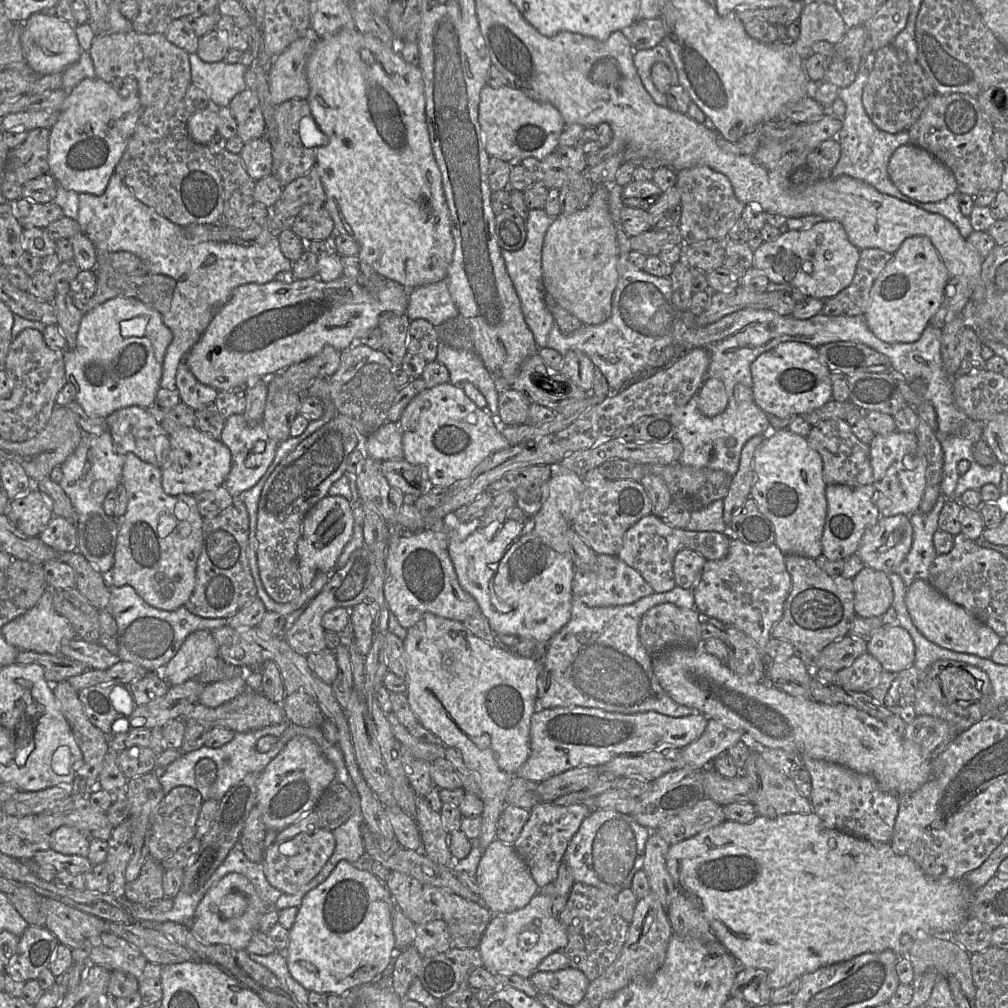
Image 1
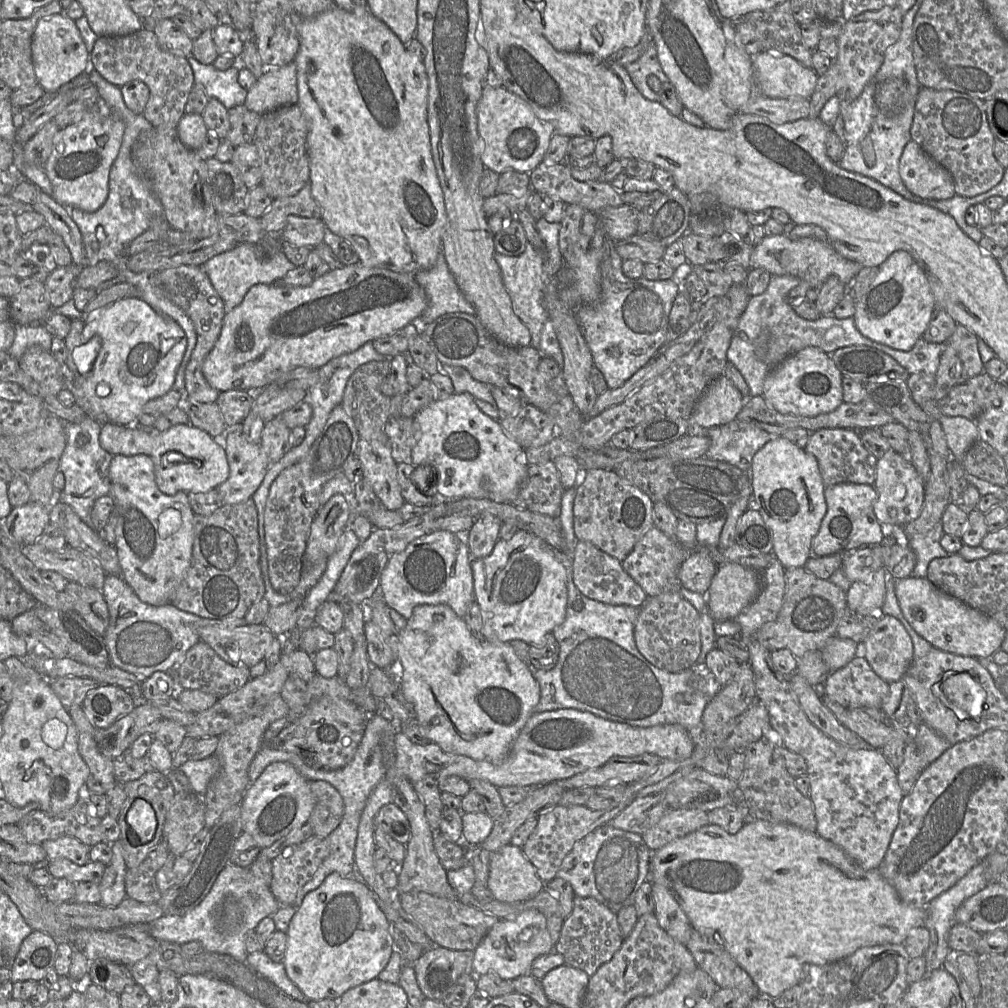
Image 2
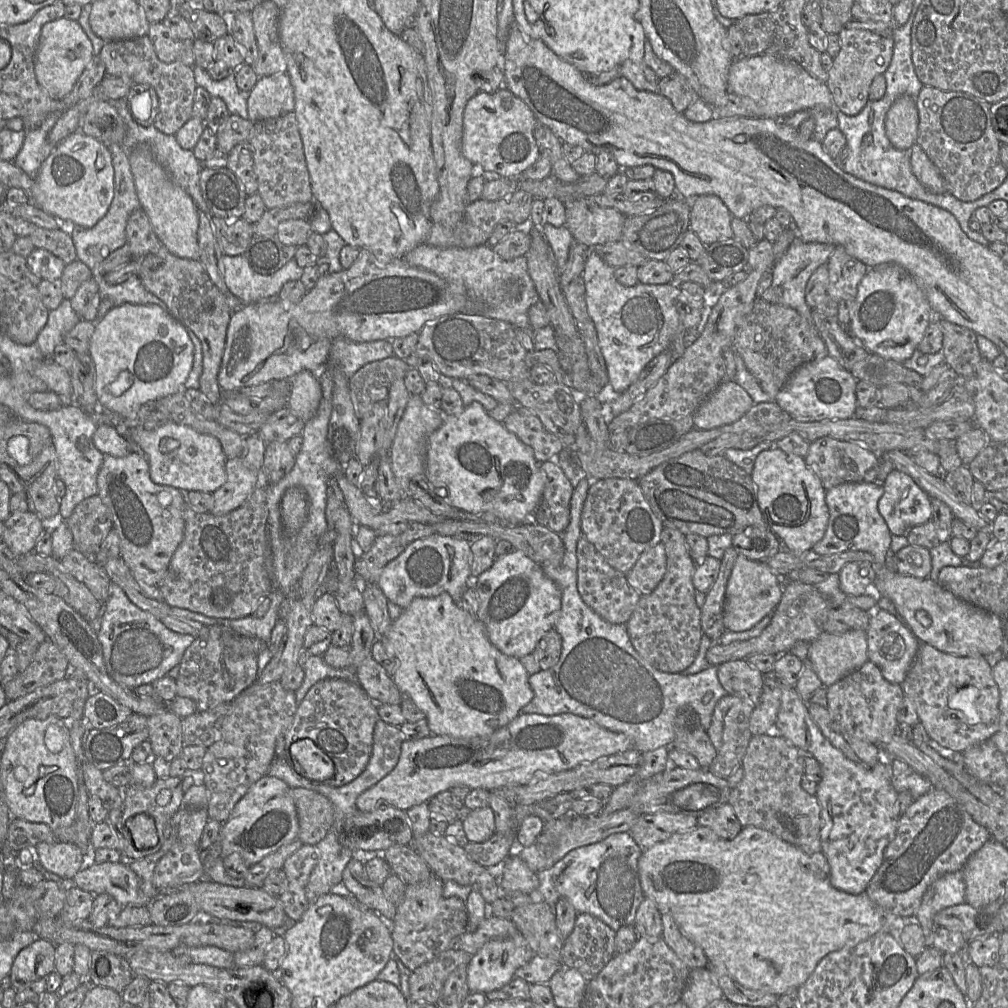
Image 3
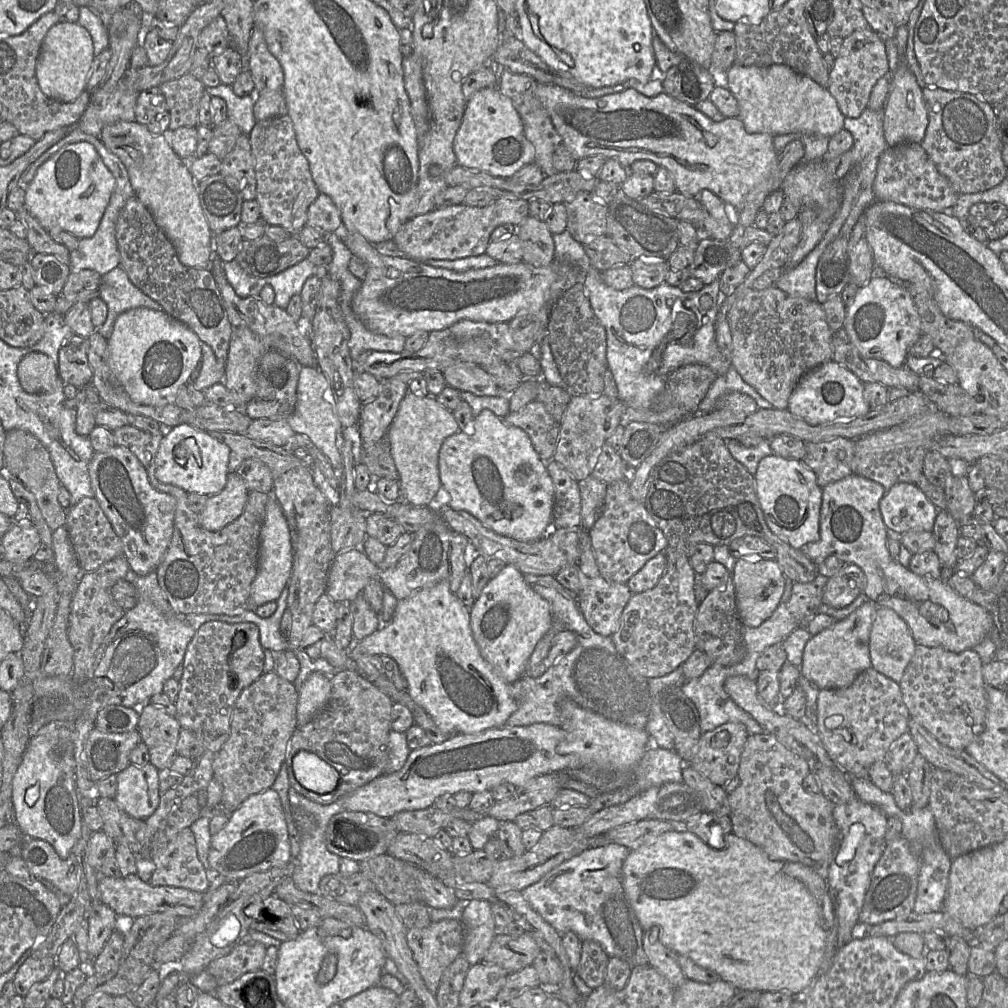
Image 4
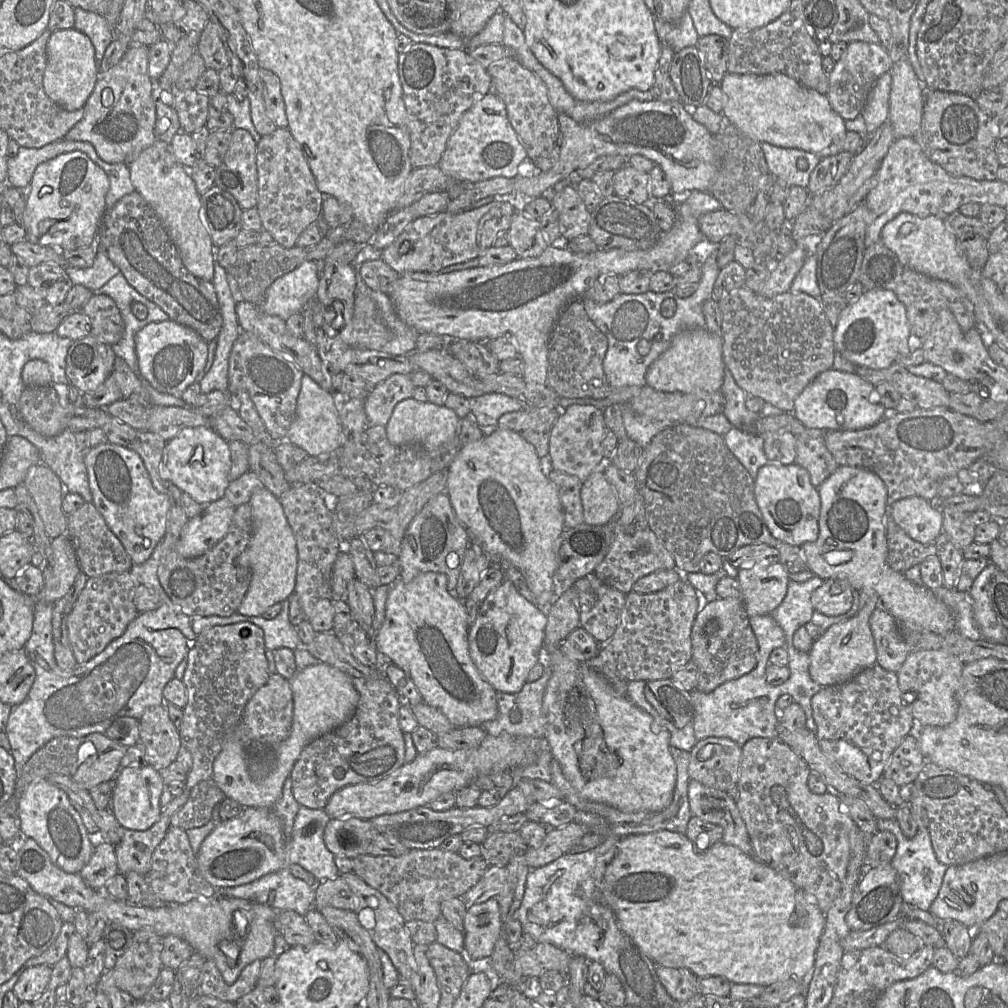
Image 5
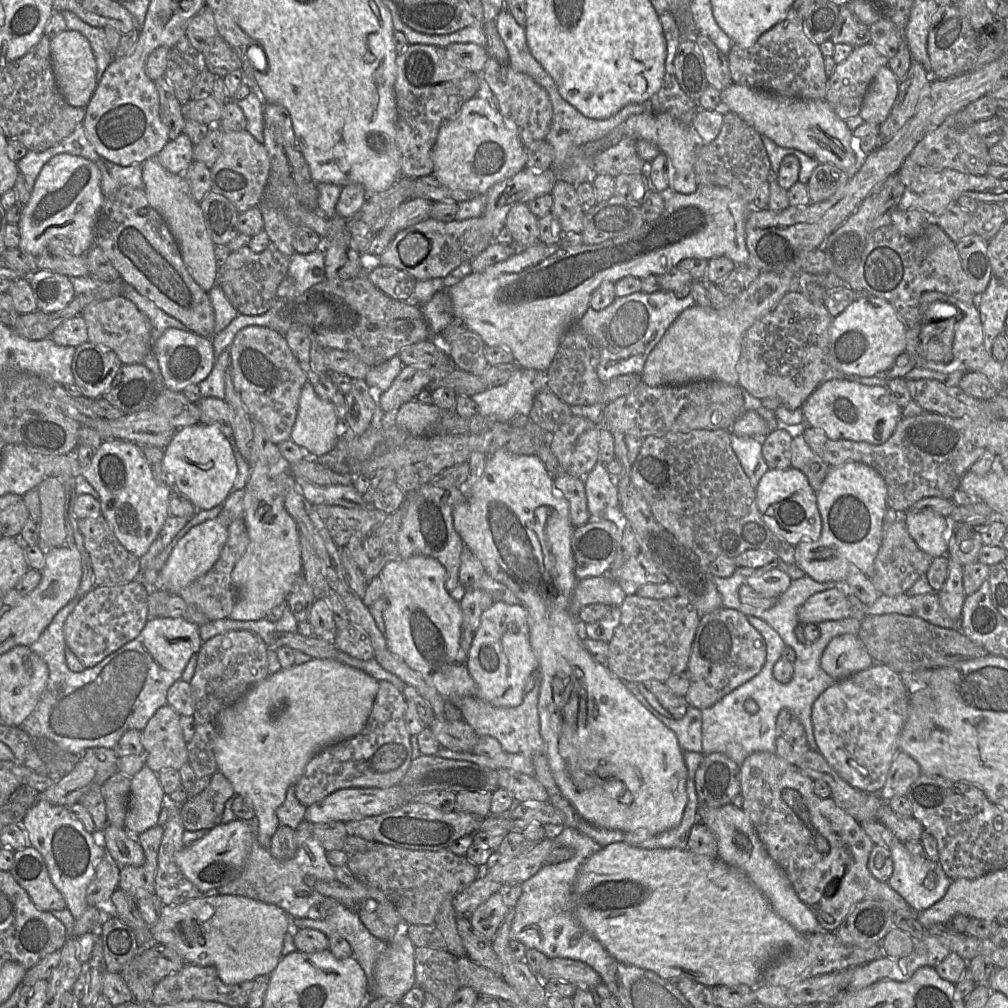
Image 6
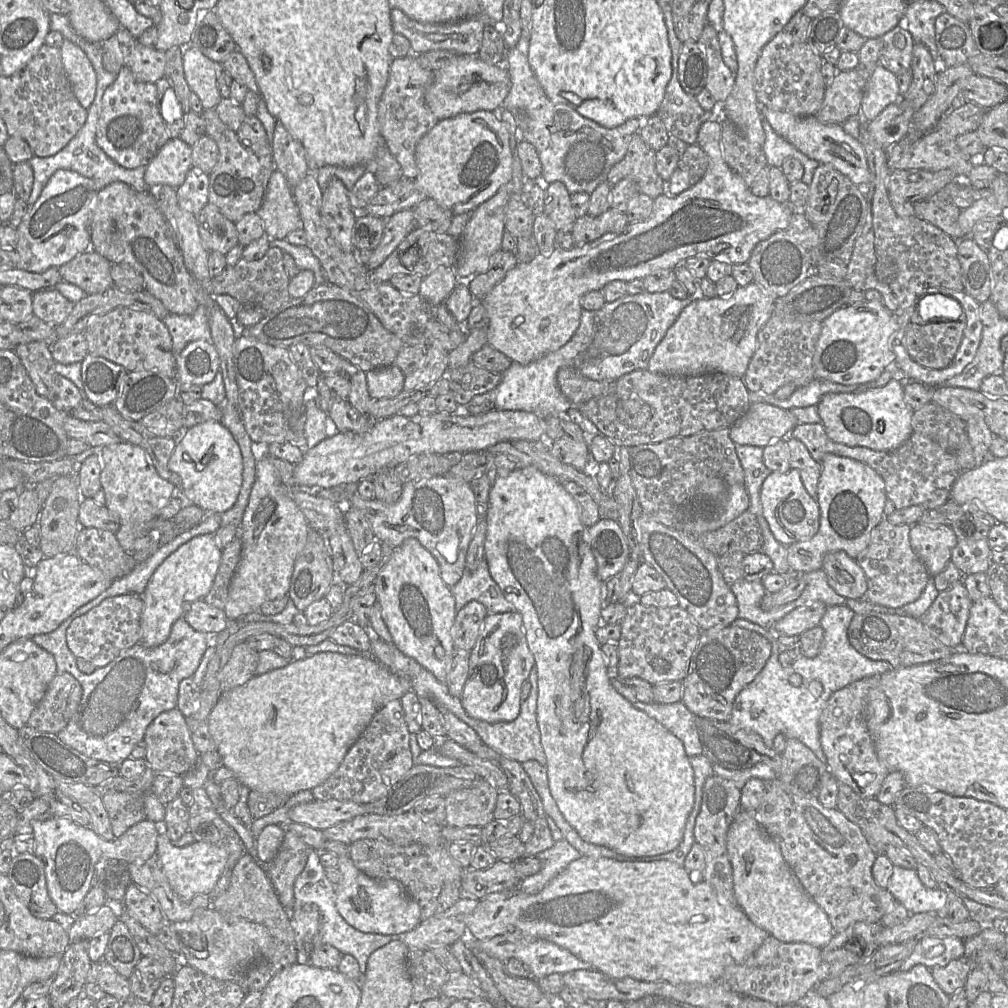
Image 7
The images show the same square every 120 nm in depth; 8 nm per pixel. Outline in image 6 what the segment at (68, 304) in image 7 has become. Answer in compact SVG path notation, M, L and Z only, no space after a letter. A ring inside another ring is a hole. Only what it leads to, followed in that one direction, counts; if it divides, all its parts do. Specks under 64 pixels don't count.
M36 269L28 281L37 310L47 315L64 309L76 296L68 277L50 270Z

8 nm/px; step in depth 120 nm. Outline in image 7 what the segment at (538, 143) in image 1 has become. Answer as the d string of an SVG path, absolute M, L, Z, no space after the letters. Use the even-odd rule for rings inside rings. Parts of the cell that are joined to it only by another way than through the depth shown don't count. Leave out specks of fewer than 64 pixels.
M486 110L461 113L452 118L439 120L417 143L415 160L418 175L414 181L426 198L435 200L441 207L450 210L453 216L472 213L512 178L513 153L508 125L495 114L495 111Z

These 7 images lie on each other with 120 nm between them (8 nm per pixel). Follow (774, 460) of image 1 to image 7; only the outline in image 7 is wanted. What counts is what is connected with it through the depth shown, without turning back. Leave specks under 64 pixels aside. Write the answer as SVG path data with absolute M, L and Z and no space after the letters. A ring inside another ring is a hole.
M791 468L786 473L772 471L761 487L763 515L775 539L784 546L792 545L816 535L820 526L820 508L807 492L799 470Z

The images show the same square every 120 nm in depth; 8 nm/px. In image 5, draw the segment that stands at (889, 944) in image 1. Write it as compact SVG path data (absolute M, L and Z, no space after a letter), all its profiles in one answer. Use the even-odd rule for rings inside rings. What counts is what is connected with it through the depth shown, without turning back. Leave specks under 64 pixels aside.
M667 830L622 838L617 845L613 860L606 867L601 882L601 895L603 901L613 910L621 931L656 965L689 969L697 977L722 976L731 983L755 984L764 987L793 979L802 981L807 989L812 980L816 951L826 925L826 916L817 906L816 897L805 893L767 864L723 841L707 850L698 850L686 835Z

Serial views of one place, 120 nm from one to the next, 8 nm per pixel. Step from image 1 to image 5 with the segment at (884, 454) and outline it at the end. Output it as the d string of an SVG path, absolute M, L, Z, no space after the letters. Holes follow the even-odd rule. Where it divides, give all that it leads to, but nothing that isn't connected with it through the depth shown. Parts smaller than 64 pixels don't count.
M912 496L897 500L888 511L899 528L922 544L935 544L943 531L943 514L934 501Z

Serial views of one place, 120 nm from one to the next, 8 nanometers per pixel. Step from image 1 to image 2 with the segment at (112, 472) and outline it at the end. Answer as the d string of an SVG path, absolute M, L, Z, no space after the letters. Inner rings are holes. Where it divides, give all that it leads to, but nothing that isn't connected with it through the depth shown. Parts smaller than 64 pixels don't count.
M86 416L79 423L65 423L66 446L60 458L59 470L64 474L65 487L57 493L58 500L68 504L87 526L93 529L91 511L95 501L109 495L109 467L113 455L105 451L99 442L102 424Z

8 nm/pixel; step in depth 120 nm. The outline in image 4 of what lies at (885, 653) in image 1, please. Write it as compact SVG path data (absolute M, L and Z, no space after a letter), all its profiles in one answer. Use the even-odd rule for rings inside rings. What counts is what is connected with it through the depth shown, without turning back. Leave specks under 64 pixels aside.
M878 606L870 632L872 667L899 683L915 653L916 645L906 622L894 610Z

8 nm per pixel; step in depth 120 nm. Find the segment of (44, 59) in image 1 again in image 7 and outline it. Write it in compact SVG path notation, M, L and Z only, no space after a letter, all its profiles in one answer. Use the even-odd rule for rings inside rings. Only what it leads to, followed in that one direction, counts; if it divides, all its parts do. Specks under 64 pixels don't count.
M64 38L60 52L72 91L80 105L87 109L96 92L95 70L85 52L68 39Z

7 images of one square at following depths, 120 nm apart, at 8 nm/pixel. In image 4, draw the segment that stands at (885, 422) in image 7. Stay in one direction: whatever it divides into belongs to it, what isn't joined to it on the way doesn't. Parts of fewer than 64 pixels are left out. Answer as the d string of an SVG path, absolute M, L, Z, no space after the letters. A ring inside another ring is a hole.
M834 360L805 374L792 392L787 410L810 425L850 422L866 415L871 407L863 395L863 382Z

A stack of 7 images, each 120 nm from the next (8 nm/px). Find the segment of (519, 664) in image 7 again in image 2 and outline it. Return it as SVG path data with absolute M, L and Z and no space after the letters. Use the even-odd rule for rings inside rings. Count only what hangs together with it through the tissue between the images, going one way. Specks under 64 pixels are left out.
M518 530L514 536L509 540L498 539L493 551L485 558L474 559L471 561L471 569L473 573L473 589L476 603L479 605L483 617L483 627L481 633L491 641L500 641L510 643L513 640L522 640L529 646L540 644L545 635L552 633L553 630L561 625L566 617L566 606L568 600L567 589L567 571L565 566L557 557L557 551L544 542L538 536L526 531Z

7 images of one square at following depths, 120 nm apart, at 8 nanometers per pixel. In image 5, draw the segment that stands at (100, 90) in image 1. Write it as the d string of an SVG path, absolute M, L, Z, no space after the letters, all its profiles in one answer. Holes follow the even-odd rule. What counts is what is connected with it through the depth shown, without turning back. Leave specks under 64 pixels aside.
M65 152L39 164L27 189L19 190L26 198L22 220L25 240L59 251L76 250L97 242L106 213L109 179L104 170L84 152Z

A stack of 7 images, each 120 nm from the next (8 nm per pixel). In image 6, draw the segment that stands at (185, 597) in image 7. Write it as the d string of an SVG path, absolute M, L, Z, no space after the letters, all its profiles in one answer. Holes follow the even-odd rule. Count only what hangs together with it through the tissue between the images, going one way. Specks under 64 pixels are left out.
M218 517L193 526L175 545L162 568L155 588L169 594L178 592L208 572L219 559L221 550L227 540L228 525Z

